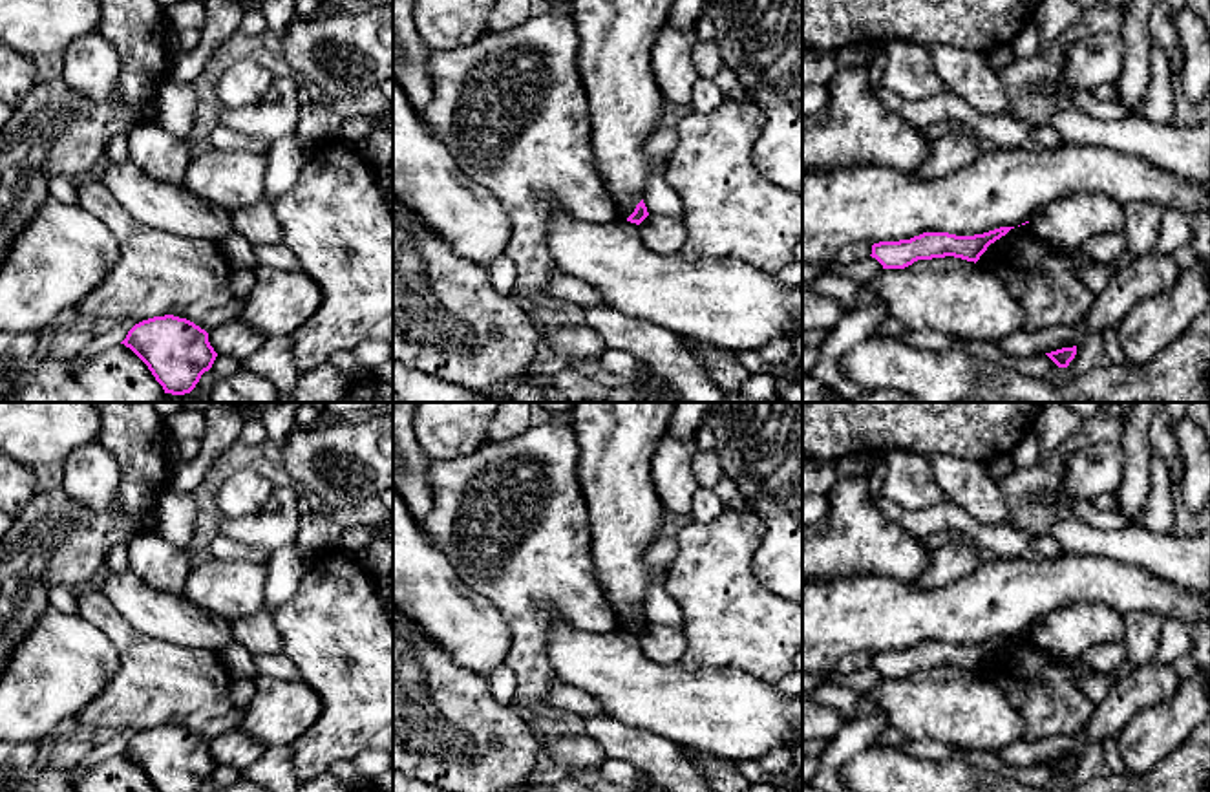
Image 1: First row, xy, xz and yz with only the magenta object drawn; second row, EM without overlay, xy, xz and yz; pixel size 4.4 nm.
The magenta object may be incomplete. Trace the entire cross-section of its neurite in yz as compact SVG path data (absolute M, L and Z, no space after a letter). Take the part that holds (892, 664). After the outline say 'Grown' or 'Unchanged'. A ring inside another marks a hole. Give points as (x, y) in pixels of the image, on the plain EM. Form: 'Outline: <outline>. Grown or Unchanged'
Outline: M1000 637L983 644L956 646L949 642L923 642L910 649L879 651L872 655L872 668L883 679L905 679L918 669L954 666L978 671L991 653L1005 646L1014 637Z. Unchanged

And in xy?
Outline: M174 724L135 733L121 754L148 776L157 792L199 792L218 766L205 739Z. Unchanged

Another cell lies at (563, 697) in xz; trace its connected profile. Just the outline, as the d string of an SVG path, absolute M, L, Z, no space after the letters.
M565 682L556 684L548 691L547 704L556 713L570 712L570 713L579 713L585 719L607 713L600 699Z

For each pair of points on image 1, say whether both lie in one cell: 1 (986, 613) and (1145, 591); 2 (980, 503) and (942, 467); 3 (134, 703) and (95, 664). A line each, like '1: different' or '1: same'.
1: same
2: same
3: different

